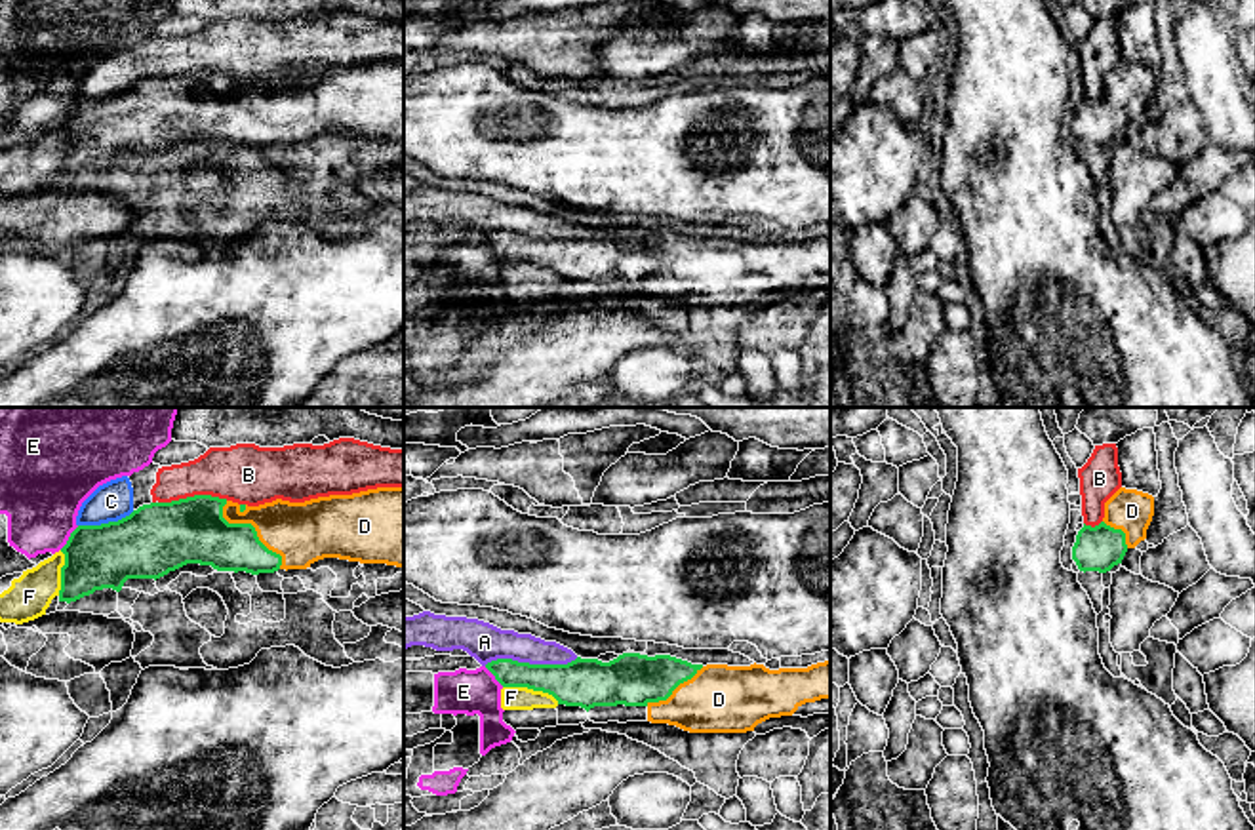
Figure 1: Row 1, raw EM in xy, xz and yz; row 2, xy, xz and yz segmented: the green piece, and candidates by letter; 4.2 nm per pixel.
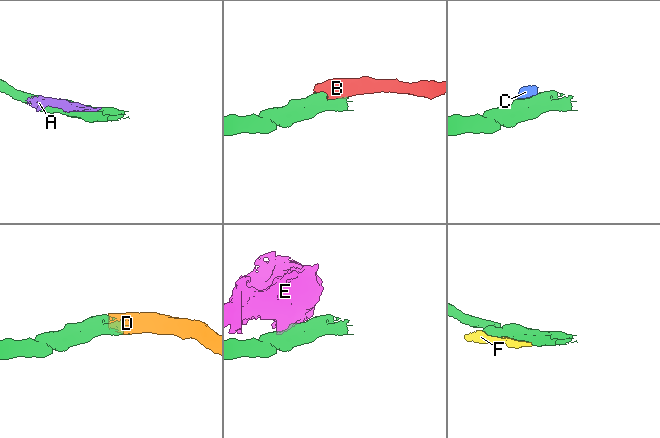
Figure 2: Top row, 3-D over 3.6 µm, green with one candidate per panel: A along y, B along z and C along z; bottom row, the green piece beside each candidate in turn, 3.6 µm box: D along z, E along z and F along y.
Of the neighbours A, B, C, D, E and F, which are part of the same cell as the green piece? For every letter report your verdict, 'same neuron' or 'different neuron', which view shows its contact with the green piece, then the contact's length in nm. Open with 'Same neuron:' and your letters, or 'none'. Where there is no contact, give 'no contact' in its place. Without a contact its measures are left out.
Same neuron: D
A: different neuron | xz | 400 nm
B: different neuron | xy | 300 nm
C: different neuron | xy | 240 nm
D: same neuron | xy | 380 nm
E: different neuron | xy | 130 nm
F: different neuron | xz | 260 nm

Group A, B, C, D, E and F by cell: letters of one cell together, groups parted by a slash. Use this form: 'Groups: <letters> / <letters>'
Groups: A B C / D / E / F

